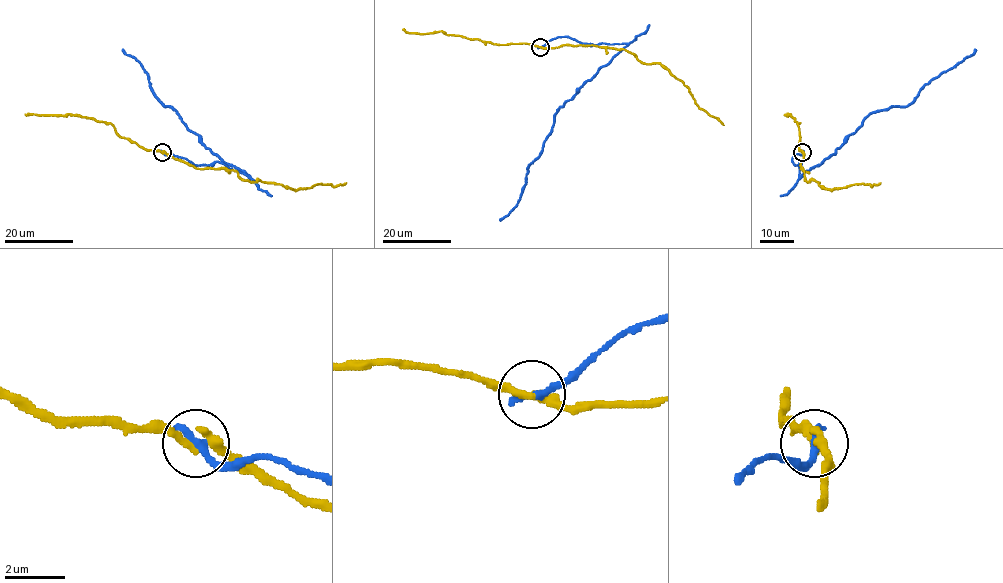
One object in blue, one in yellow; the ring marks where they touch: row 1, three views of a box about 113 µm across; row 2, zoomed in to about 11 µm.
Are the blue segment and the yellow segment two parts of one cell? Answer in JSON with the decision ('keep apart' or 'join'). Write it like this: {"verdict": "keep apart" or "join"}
{"verdict": "keep apart"}

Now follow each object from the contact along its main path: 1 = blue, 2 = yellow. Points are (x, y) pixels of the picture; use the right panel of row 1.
1: (802, 152), (792, 158), (799, 161), (799, 176), (830, 156), (870, 114), (909, 105), (974, 49)
2: (802, 152), (800, 168), (805, 180), (815, 180), (830, 190), (881, 183)

